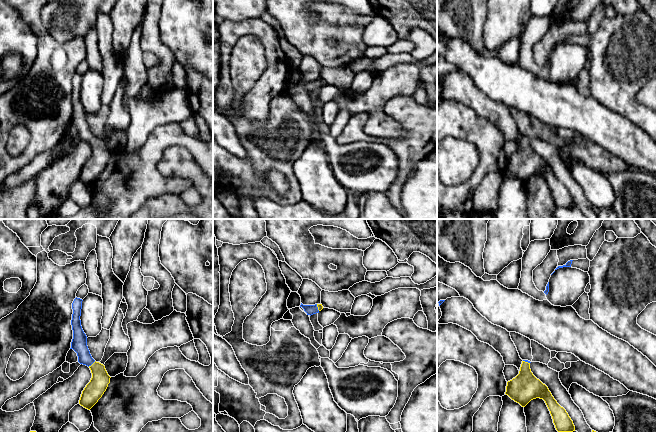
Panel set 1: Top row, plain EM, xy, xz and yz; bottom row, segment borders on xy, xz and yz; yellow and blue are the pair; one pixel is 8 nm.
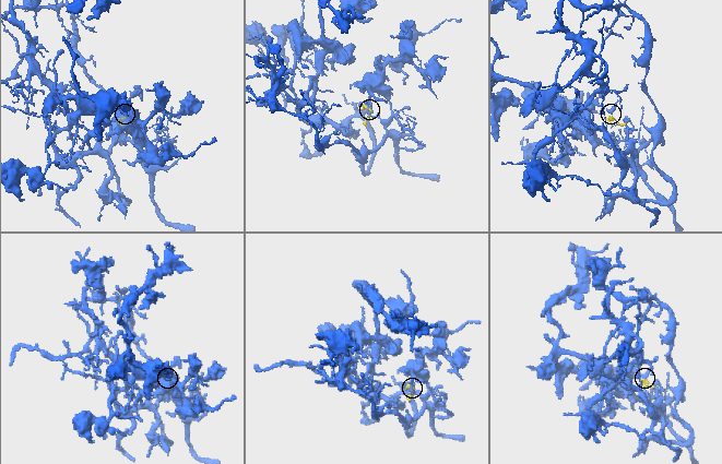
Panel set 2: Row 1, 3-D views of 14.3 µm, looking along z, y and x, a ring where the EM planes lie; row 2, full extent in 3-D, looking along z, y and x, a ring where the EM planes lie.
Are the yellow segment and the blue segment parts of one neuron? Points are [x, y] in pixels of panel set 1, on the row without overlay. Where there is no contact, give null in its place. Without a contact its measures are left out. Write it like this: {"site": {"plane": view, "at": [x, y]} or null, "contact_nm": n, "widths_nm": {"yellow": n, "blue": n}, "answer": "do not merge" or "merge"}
{"site": {"plane": "xy", "at": [92, 140]}, "contact_nm": 80, "widths_nm": {"yellow": 150, "blue": 130}, "answer": "merge"}

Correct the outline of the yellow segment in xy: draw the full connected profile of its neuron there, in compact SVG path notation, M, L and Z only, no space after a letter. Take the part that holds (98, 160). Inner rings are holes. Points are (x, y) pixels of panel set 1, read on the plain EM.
M76 73L72 79L73 90L71 101L73 115L70 125L73 125L77 129L78 138L88 142L92 149L92 154L82 167L79 176L81 182L90 186L106 167L111 153L108 151L105 142L92 134L88 125L87 112L82 105L80 96L82 77L82 75Z

